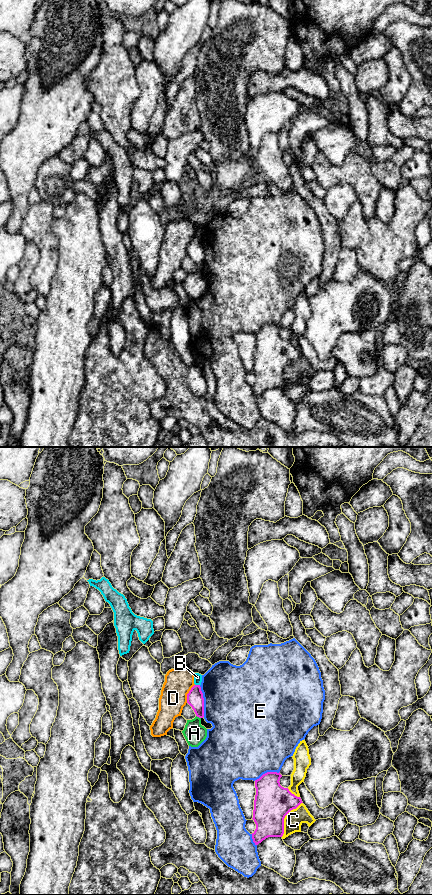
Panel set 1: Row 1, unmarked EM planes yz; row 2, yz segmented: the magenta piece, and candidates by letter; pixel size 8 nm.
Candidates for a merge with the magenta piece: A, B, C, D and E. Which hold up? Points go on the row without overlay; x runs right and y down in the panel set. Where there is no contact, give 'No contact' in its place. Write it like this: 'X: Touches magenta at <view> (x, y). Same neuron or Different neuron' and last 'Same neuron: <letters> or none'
A: Touches magenta at yz (198, 268). Different neuron
B: Touches magenta at yz (197, 237). Different neuron
C: Touches magenta at yz (284, 369). Different neuron
D: Touches magenta at yz (188, 245). Different neuron
E: Touches magenta at yz (203, 253). Different neuron
Same neuron: none

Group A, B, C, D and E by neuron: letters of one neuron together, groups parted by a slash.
A B / C / D / E

